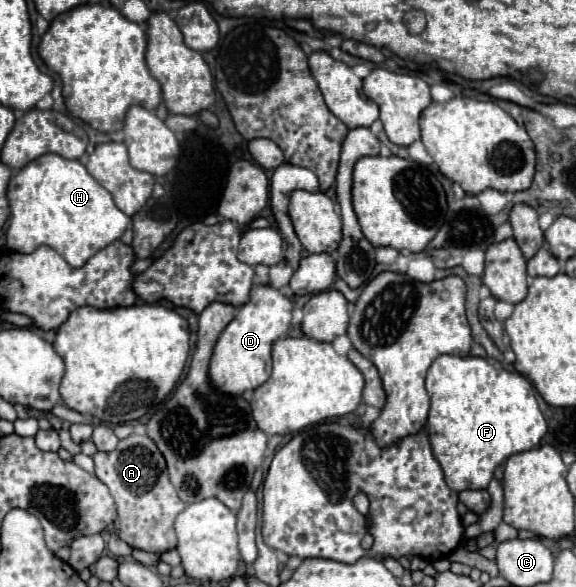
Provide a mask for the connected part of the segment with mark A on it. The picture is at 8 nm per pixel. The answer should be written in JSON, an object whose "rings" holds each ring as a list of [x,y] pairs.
{"rings":[[[131,434],[119,440],[113,452],[95,452],[95,476],[111,490],[117,504],[119,538],[131,548],[147,552],[167,552],[177,546],[173,522],[185,508],[185,502],[177,496],[175,486],[169,482],[163,454],[147,434]]]}

